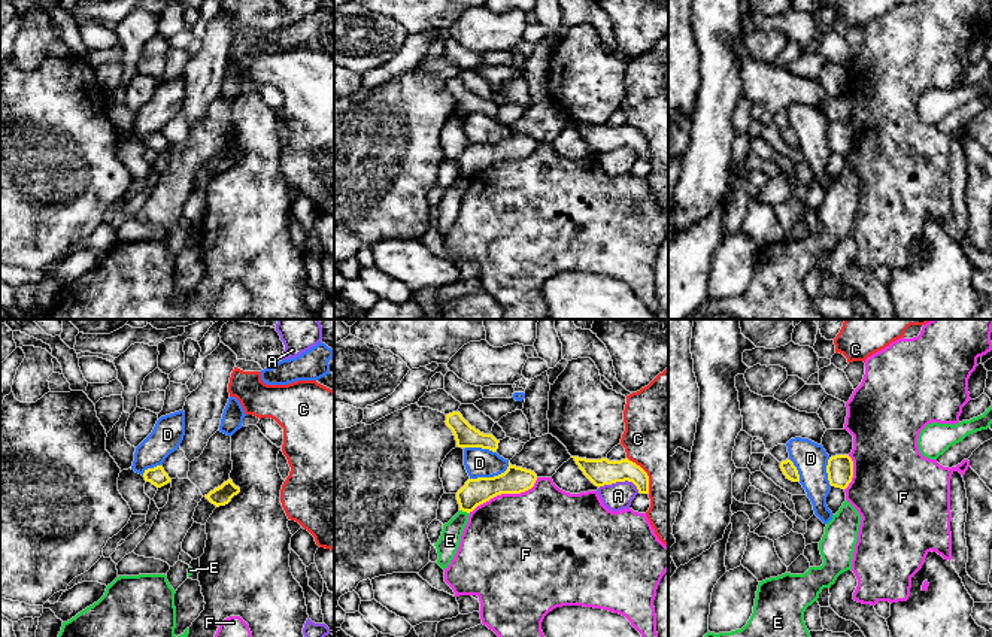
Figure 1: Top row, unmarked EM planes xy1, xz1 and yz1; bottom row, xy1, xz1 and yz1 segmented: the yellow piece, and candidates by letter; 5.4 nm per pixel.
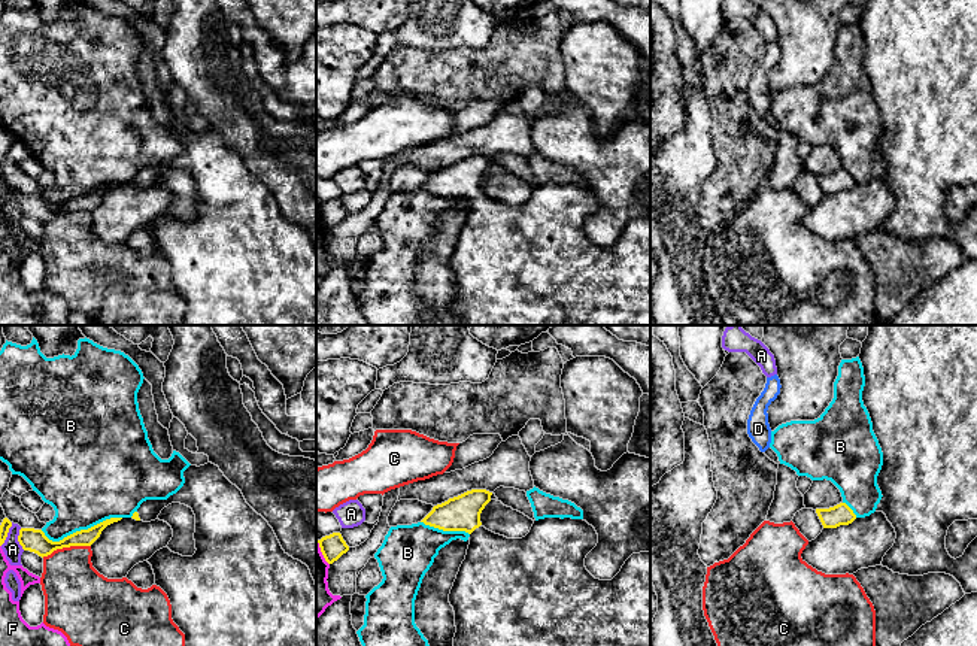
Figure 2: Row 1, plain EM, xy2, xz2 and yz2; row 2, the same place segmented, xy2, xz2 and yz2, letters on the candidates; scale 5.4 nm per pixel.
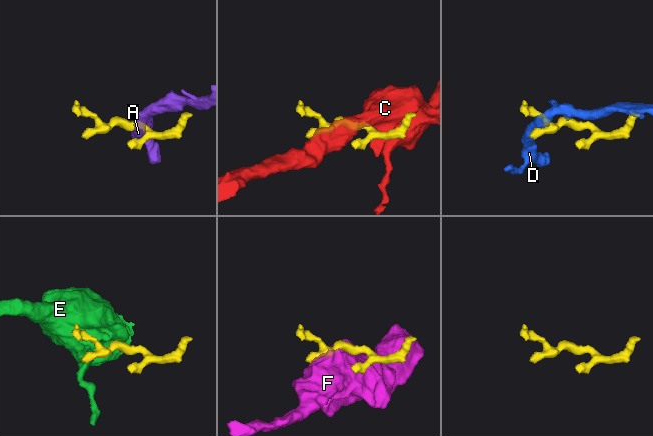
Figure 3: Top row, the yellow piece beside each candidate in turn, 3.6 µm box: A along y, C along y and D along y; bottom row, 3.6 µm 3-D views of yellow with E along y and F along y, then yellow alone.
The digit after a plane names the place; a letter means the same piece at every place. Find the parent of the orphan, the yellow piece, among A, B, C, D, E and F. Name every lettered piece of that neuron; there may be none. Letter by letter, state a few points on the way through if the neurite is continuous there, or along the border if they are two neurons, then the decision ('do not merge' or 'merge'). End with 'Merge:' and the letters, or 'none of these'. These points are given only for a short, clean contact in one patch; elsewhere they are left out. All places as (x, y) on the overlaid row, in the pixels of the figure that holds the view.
A: border along xz1 (598, 488), (607, 484), (630, 481), (639, 491); do not merge
B: do not merge
C: do not merge
D: border along xz1 (509, 461), (509, 466), (497, 475), (470, 479); do not merge
E: border along xz1 (460, 509), (469, 513); do not merge
F: do not merge
Merge: none of these

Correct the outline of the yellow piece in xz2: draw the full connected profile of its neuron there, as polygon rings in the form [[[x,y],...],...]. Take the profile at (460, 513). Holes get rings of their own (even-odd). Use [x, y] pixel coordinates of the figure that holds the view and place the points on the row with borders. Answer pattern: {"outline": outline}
{"outline": [[[471,489],[437,504],[421,521],[443,531],[465,531],[470,545],[449,603],[455,612],[453,646],[650,646],[650,552],[632,554],[612,580],[595,579],[585,567],[598,534],[583,519],[544,518],[534,521],[522,539],[507,539],[486,530],[480,513],[492,492]]]}

